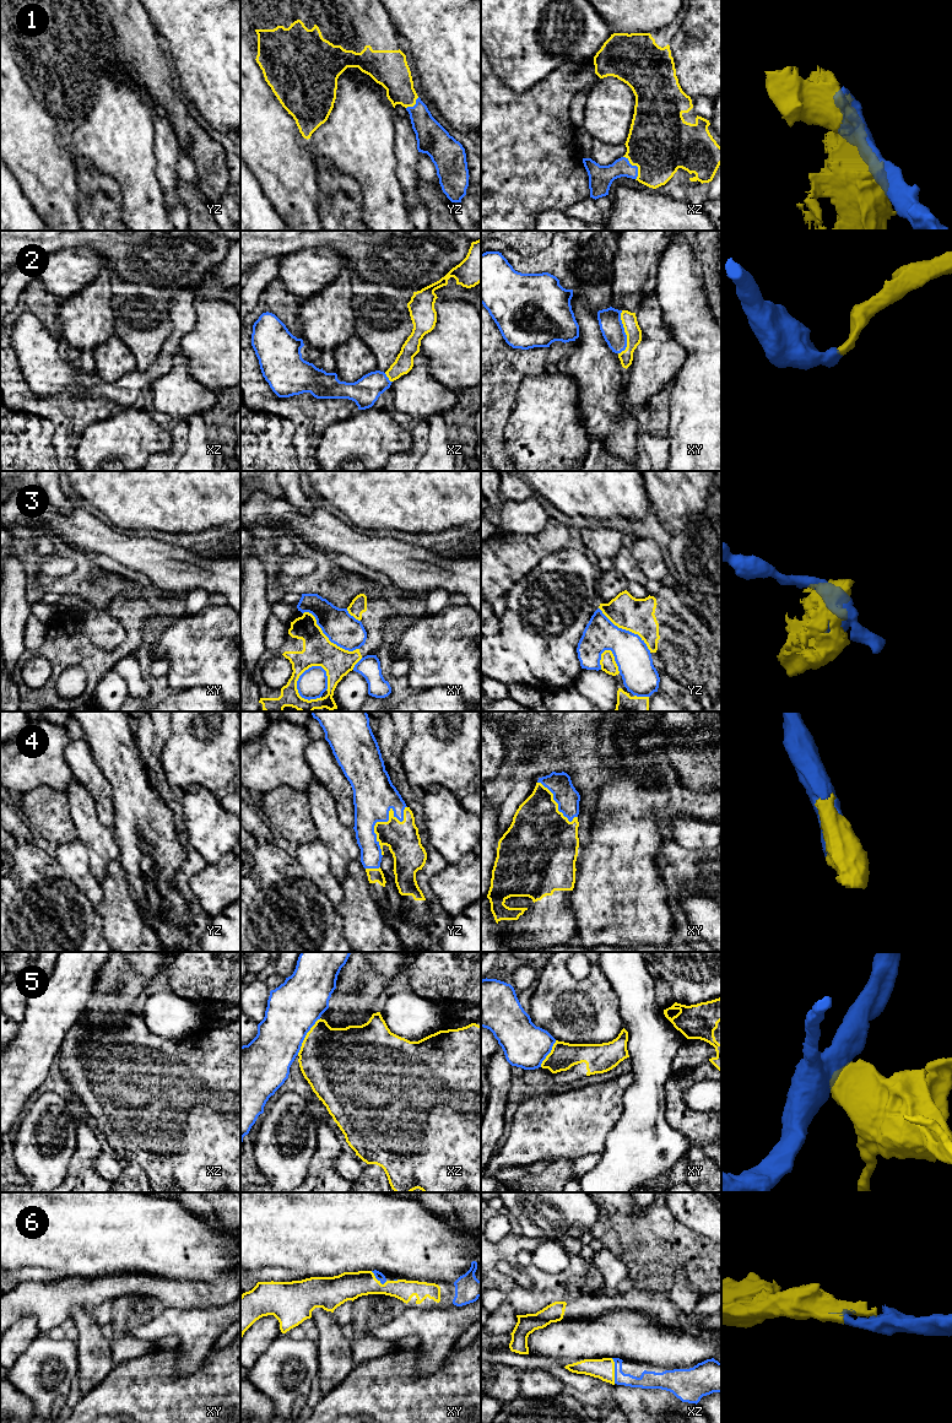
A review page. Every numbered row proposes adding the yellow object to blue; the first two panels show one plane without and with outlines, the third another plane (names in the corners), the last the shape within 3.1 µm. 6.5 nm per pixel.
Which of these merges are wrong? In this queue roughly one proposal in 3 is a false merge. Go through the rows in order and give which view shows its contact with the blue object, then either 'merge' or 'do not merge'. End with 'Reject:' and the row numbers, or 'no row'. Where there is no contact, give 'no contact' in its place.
1: xz | merge
2: xy | merge
3: xy | do not merge
4: yz | merge
5: xz | do not merge
6: xz | merge
Reject: 3, 5

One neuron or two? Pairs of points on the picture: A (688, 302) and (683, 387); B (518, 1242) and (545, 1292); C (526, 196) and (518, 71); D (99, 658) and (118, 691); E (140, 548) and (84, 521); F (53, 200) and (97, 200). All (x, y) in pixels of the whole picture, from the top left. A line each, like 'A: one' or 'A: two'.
A: one
B: one
C: two
D: two
E: one
F: two

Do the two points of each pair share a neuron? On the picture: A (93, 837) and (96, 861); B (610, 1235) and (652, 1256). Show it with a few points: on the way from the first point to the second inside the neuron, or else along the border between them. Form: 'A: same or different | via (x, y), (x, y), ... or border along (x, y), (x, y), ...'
A: same | via (96, 843), (96, 855)
B: same | via (620, 1235), (628, 1235), (642, 1246)

